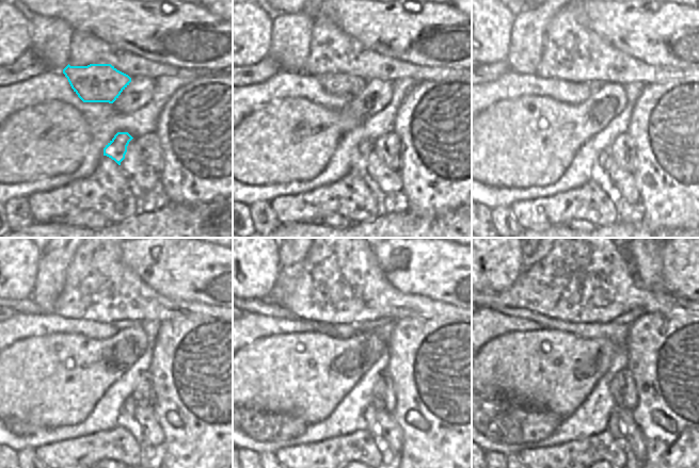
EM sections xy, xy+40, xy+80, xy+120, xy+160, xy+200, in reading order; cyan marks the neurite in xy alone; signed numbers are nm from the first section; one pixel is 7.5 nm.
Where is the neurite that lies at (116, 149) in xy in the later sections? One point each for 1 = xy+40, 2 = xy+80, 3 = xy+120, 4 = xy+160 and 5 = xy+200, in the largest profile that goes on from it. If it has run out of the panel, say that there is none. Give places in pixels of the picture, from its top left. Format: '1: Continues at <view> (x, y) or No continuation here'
1: Continues at xy+40 (364, 149)
2: Continues at xy+80 (600, 174)
3: Continues at xy+120 (126, 419)
4: Continues at xy+160 (372, 425)
5: Continues at xy+200 (614, 426)

